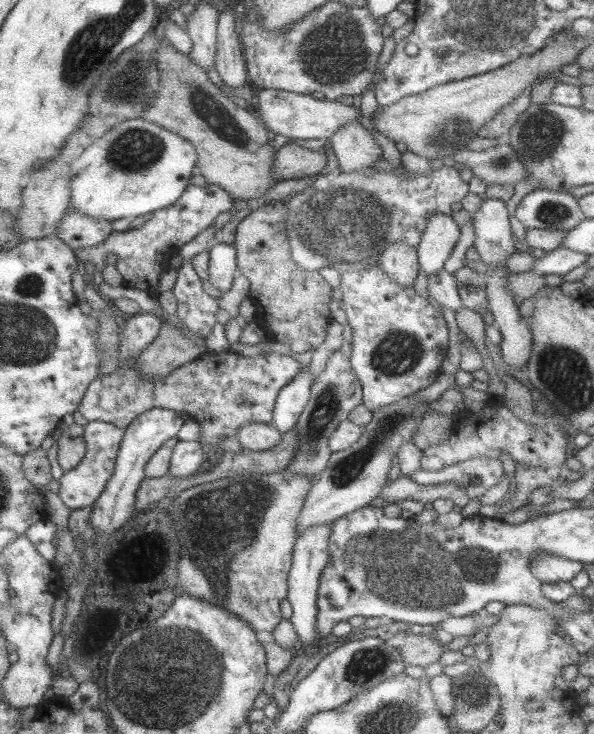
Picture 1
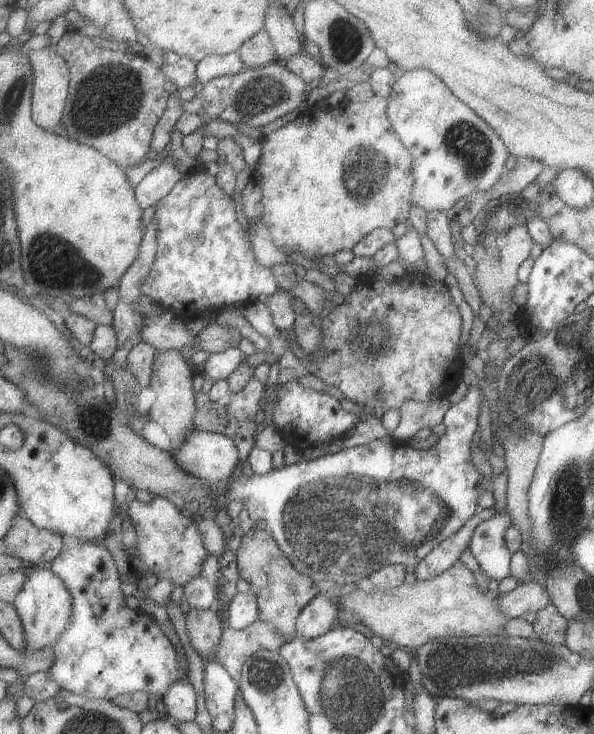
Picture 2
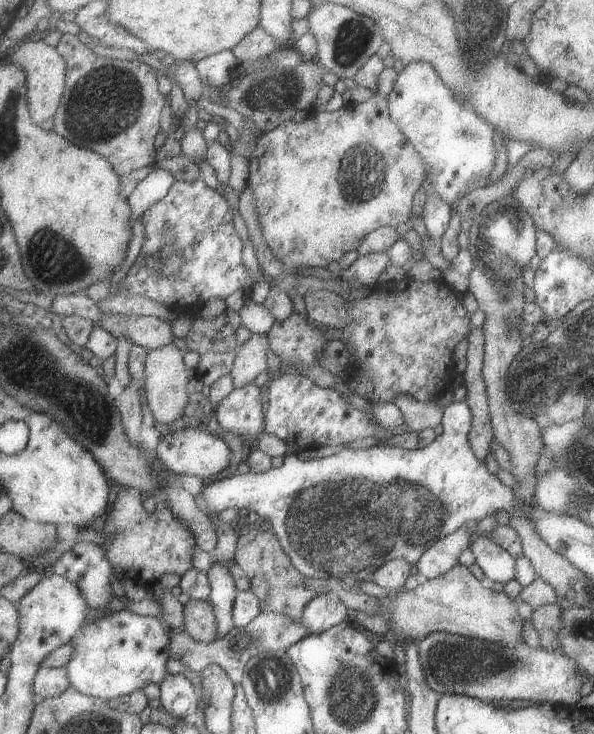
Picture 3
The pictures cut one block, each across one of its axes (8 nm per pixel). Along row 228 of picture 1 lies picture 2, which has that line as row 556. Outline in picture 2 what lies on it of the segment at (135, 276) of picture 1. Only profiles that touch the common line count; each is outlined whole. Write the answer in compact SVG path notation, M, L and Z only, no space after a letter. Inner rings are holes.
M155 496L150 504L134 499L129 506L129 514L137 529L139 545L137 556L146 562L146 568L154 570L158 576L170 576L173 581L192 580L203 574L203 566L212 557L198 523L166 497Z

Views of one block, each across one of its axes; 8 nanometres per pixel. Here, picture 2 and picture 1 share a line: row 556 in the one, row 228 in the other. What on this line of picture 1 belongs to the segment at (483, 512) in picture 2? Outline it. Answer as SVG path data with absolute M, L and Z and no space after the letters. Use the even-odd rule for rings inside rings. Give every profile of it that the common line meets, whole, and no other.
M436 213L429 218L429 228L419 246L421 266L427 278L440 274L462 238L462 226L454 216Z

